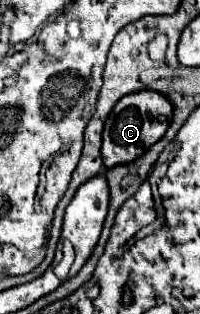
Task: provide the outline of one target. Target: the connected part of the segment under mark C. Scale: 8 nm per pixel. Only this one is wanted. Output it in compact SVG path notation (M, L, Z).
M142 89L130 95L124 95L114 109L110 111L106 123L104 123L104 133L102 133L102 159L106 167L130 163L136 157L140 157L148 147L152 147L156 141L164 137L172 123L174 115L174 105L172 101L152 89Z

